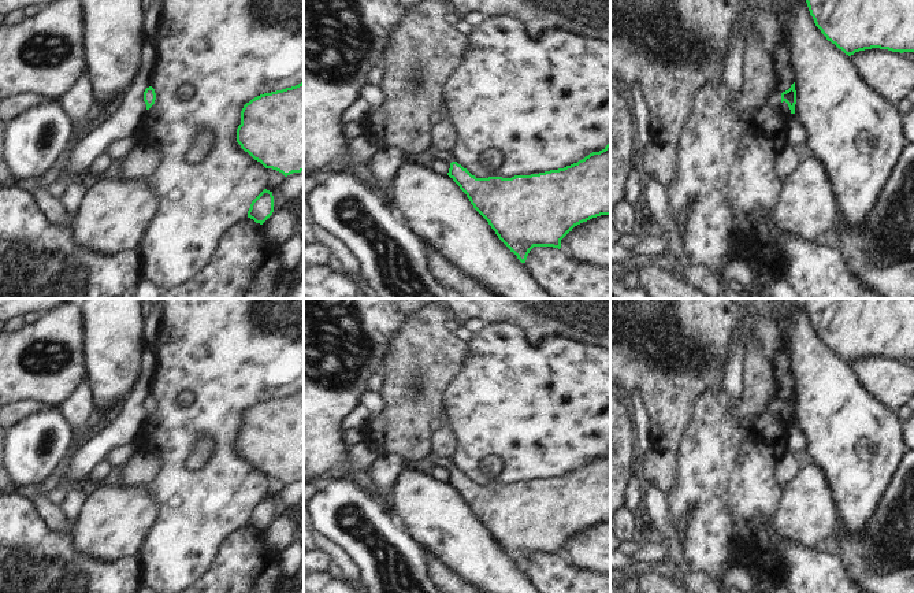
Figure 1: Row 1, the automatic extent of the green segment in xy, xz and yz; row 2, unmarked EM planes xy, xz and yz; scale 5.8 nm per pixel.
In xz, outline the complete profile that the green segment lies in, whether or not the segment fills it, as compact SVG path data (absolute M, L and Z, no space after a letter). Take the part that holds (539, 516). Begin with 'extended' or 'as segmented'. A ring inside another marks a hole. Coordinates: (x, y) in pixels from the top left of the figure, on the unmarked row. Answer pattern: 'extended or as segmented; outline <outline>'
extended; outline M610 451L564 475L512 485L476 485L454 467L450 457L441 457L432 452L427 455L423 466L439 466L447 471L447 482L521 570L525 570L534 553L560 556L561 546L575 533L601 522L610 522Z

